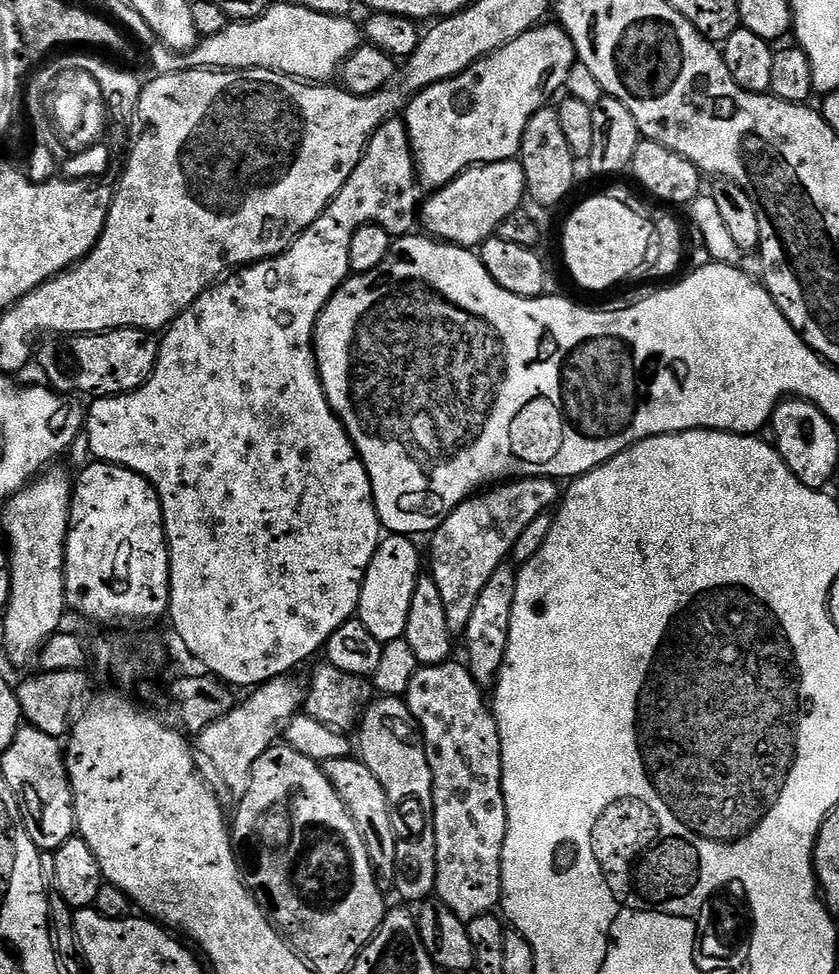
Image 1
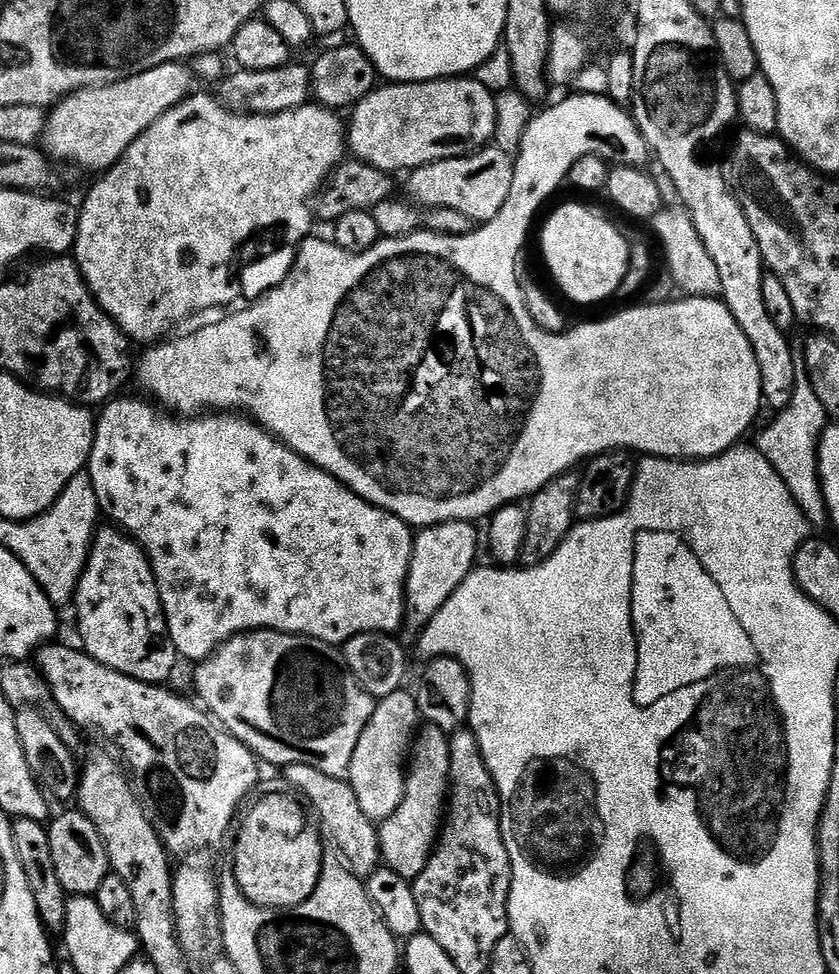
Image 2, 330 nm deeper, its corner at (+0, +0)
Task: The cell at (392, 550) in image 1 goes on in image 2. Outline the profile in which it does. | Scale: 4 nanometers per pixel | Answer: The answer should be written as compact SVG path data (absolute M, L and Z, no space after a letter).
M451 520L445 524L434 524L430 528L419 529L412 542L412 561L408 571L406 612L420 626L436 617L438 610L462 586L464 579L477 567L475 523L467 520Z

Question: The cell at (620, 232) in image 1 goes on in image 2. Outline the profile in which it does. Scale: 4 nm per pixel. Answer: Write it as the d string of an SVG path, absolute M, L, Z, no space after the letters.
M564 204L544 224L544 233L540 236L540 248L544 251L544 260L548 263L548 272L556 279L556 284L576 304L600 304L614 297L620 291L622 278L626 278L628 269L629 237L624 237L610 221L580 204Z

